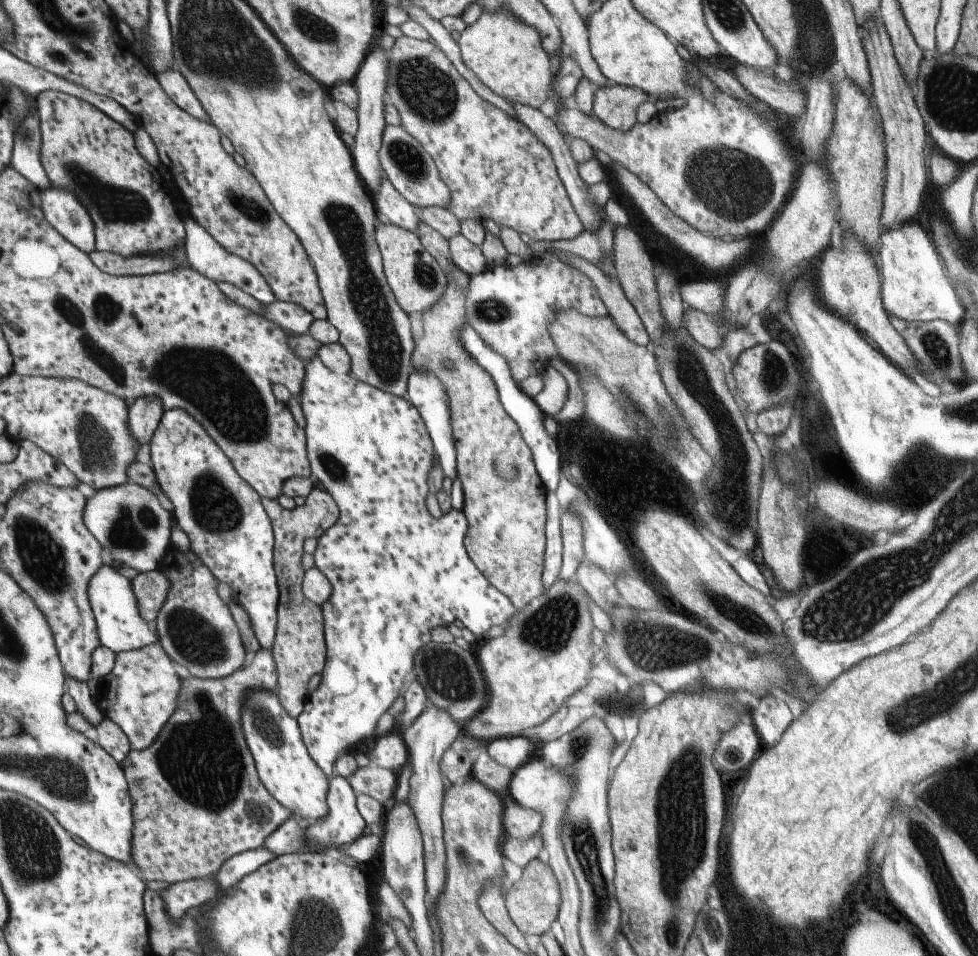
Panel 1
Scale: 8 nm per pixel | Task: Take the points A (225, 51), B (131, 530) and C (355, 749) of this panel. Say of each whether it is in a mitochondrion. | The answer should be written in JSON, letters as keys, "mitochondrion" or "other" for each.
{"A":"mitochondrion","B":"mitochondrion","C":"other"}

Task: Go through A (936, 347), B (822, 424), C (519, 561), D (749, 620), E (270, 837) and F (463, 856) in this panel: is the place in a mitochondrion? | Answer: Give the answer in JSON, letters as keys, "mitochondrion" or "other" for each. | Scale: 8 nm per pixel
{"A":"mitochondrion","B":"other","C":"other","D":"mitochondrion","E":"other","F":"mitochondrion"}

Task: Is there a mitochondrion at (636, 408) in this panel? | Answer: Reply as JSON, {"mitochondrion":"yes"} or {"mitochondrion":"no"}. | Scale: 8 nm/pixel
{"mitochondrion":"yes"}

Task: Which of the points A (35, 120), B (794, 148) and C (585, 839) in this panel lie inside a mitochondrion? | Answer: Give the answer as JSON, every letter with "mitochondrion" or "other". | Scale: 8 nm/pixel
{"A":"other","B":"other","C":"mitochondrion"}

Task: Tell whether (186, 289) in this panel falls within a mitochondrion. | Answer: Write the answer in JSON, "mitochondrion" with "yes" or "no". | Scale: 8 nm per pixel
{"mitochondrion":"no"}

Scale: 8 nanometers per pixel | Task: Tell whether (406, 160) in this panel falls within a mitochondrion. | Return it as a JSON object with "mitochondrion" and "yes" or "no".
{"mitochondrion":"yes"}

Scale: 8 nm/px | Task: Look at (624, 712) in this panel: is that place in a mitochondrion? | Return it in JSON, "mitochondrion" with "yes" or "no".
{"mitochondrion":"no"}

